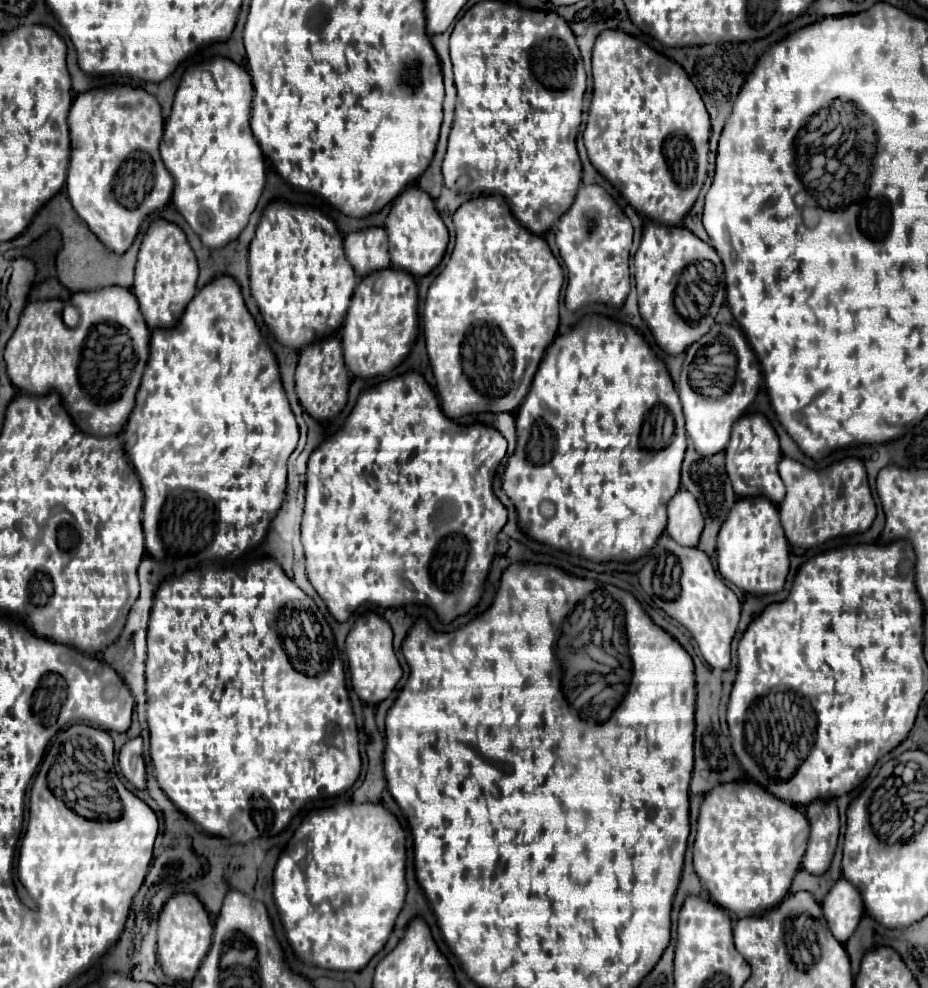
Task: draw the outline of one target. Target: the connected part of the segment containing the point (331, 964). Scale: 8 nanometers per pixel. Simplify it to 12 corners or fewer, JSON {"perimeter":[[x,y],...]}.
{"perimeter":[[381,802],[305,816],[273,874],[295,954],[363,970],[405,902]]}

